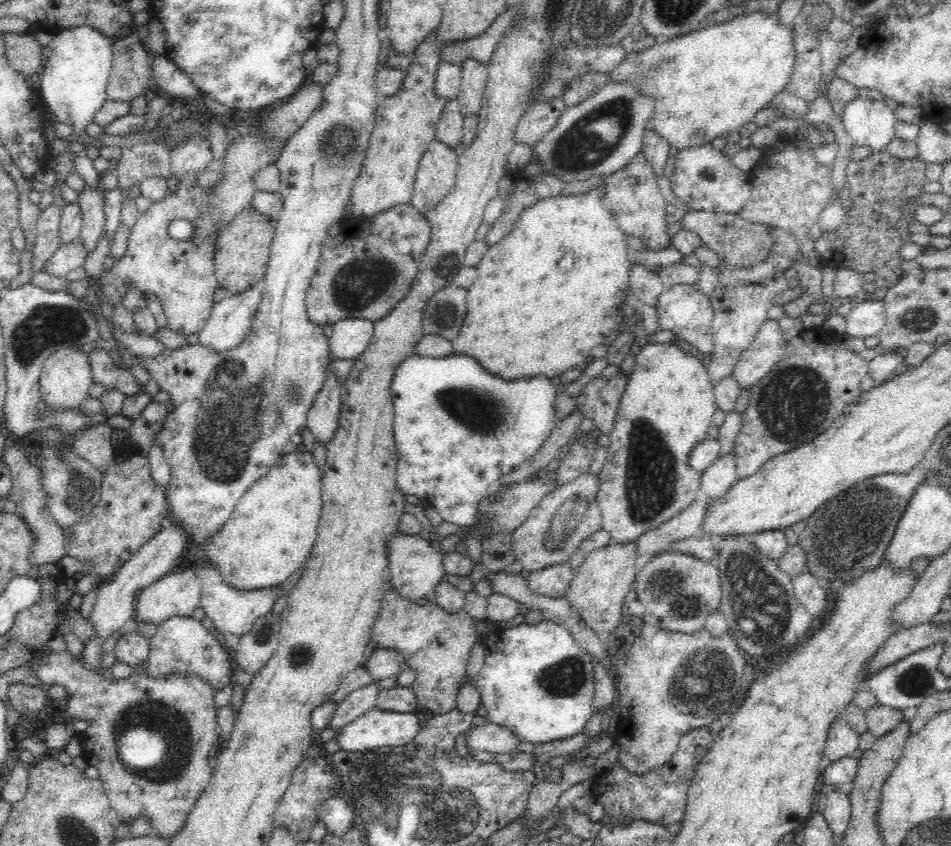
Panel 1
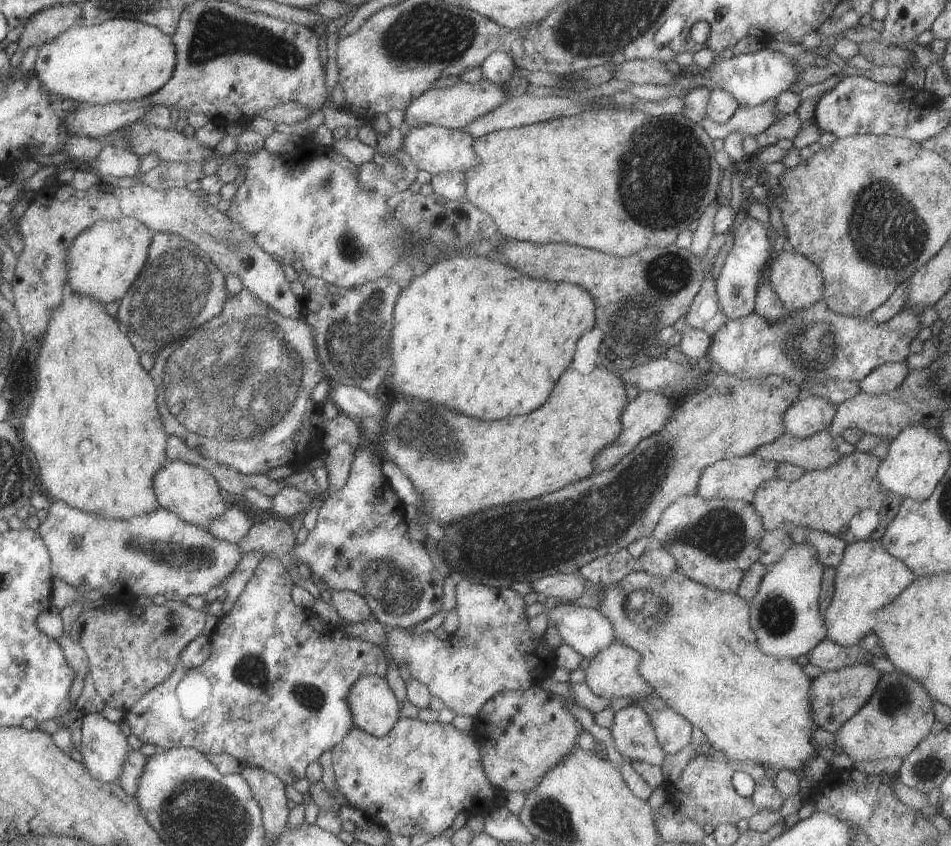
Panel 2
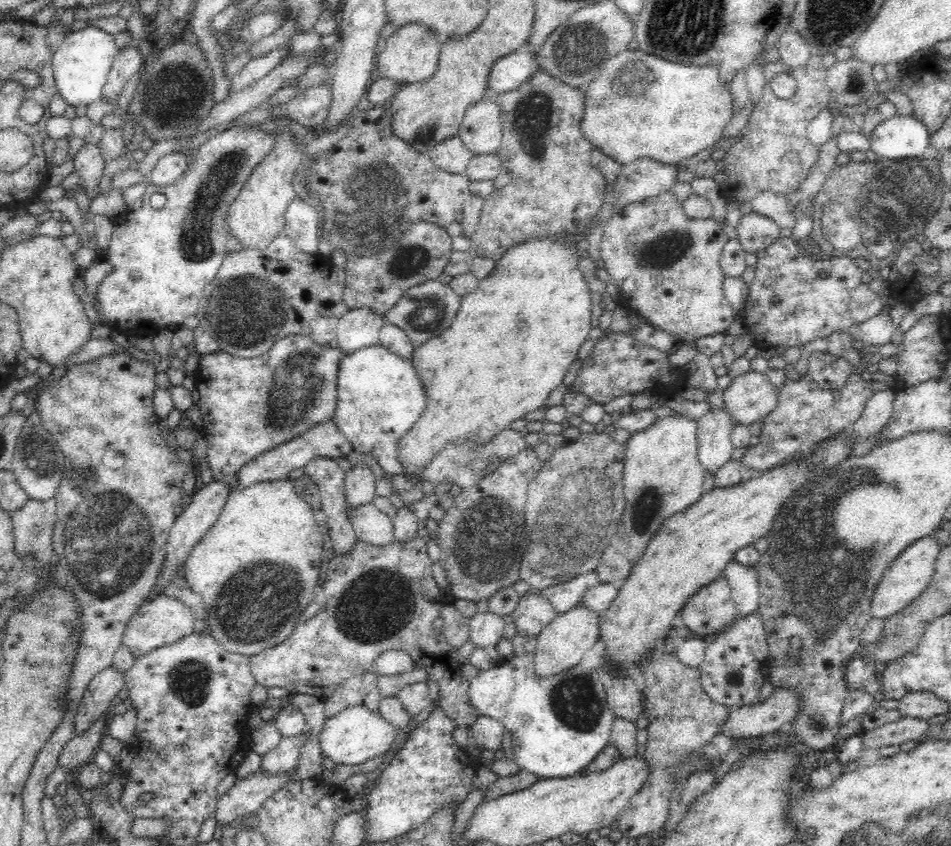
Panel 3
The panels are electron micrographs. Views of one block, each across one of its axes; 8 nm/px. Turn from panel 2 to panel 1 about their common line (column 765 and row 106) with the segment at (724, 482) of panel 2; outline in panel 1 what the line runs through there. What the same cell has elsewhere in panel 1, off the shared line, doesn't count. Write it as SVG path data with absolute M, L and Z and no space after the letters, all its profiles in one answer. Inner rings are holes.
M465 58L461 62L461 70L461 86L456 96L461 106L461 113L463 115L478 114L484 96L488 69L486 64L474 58Z

